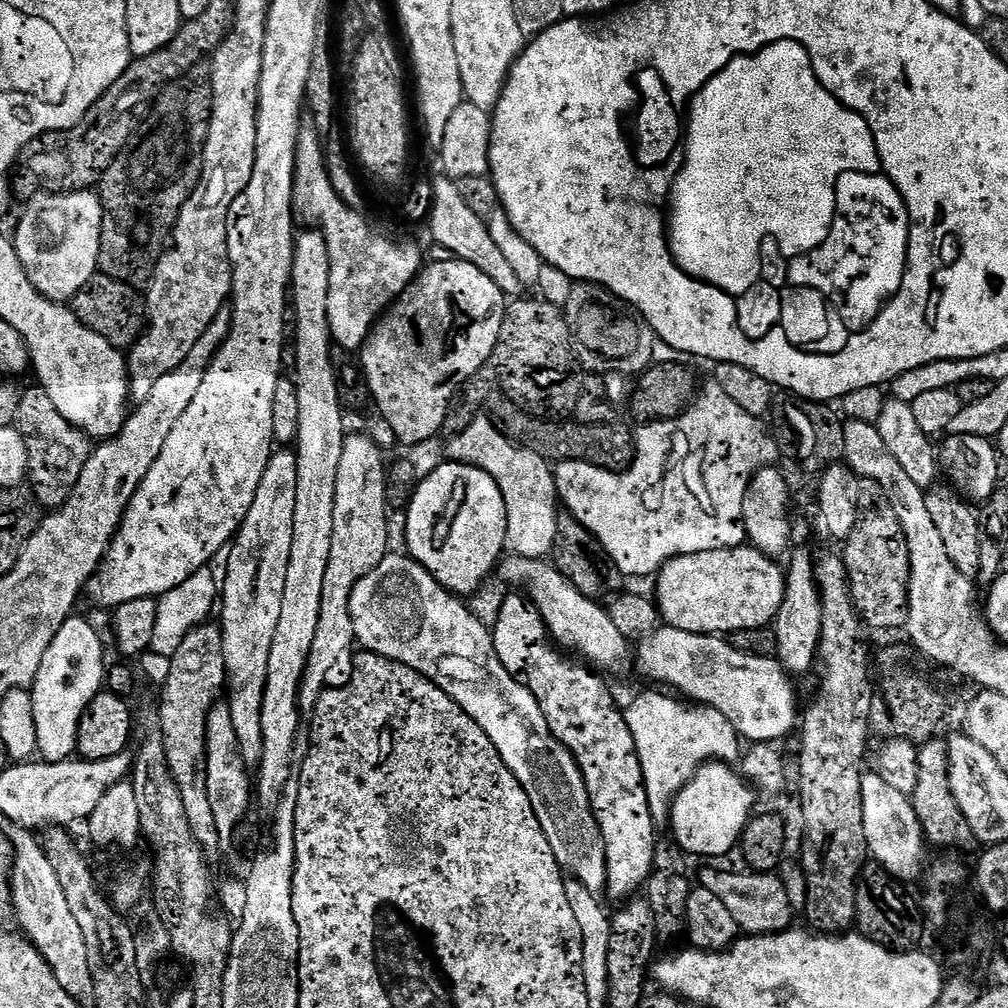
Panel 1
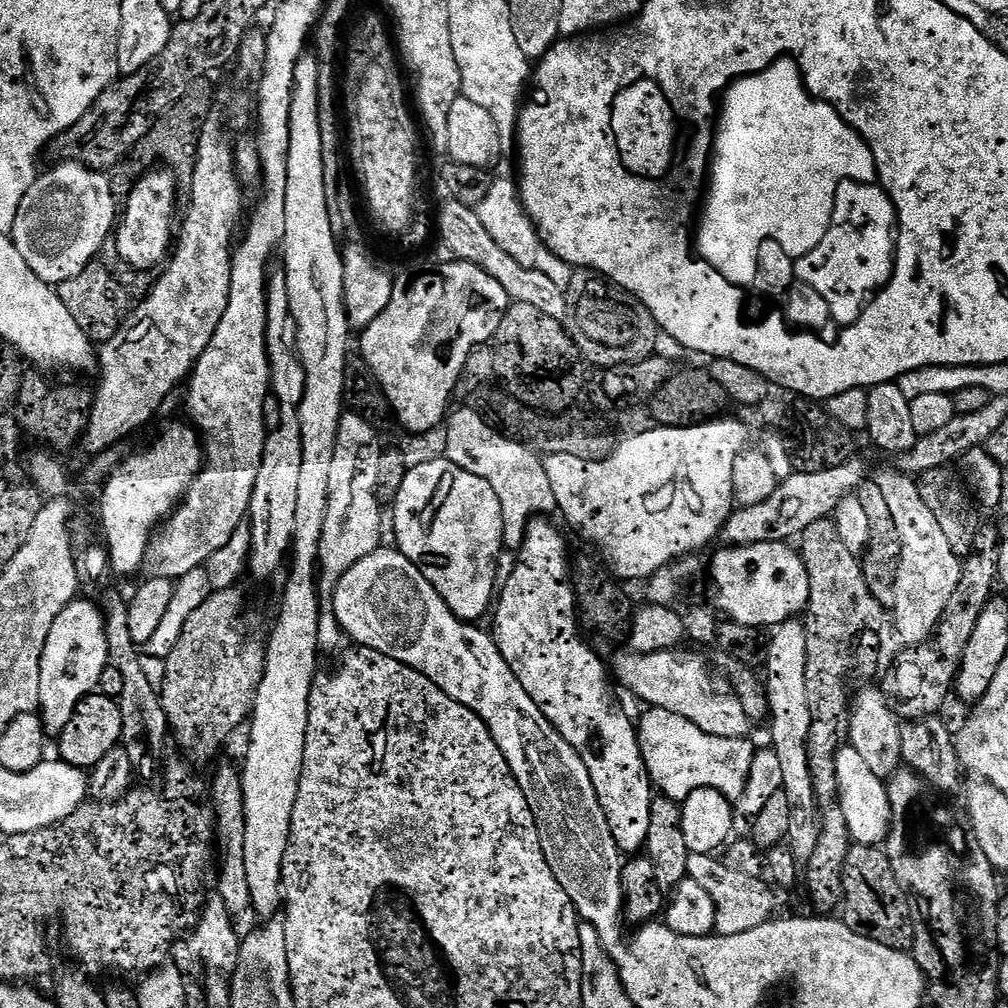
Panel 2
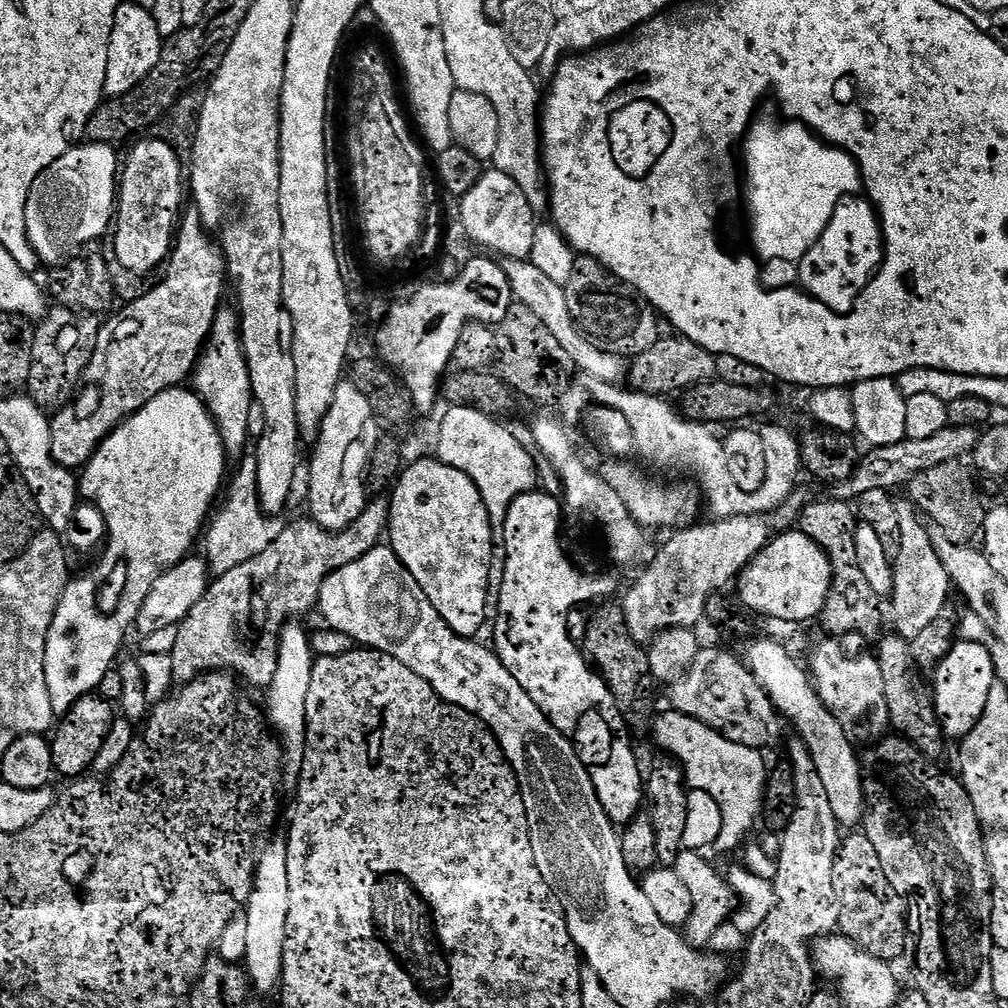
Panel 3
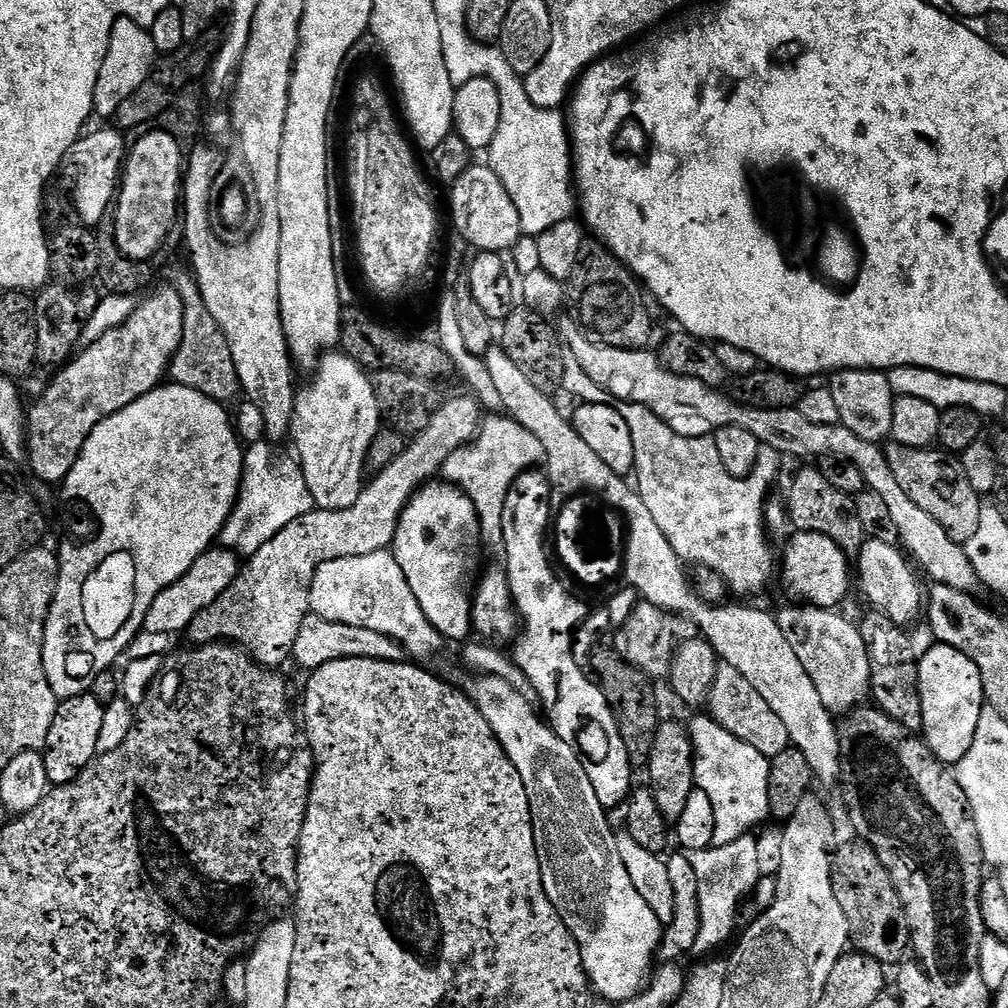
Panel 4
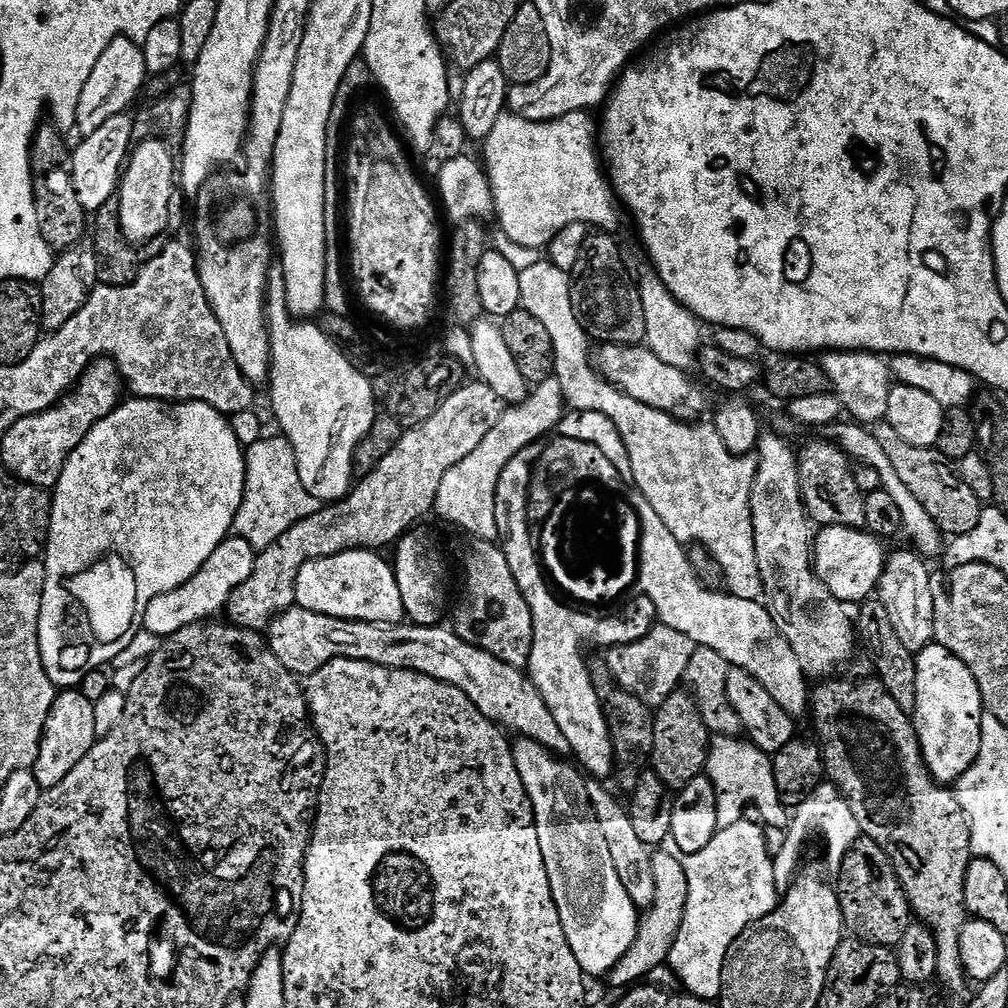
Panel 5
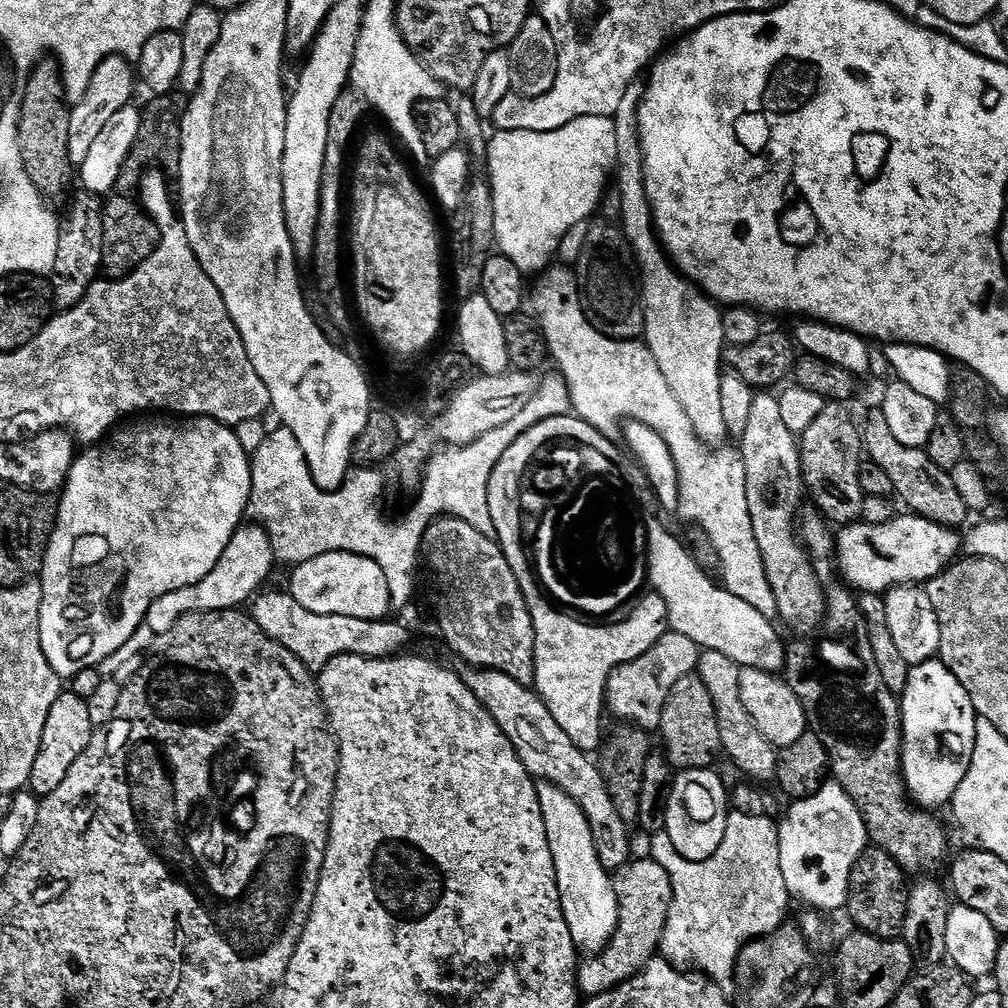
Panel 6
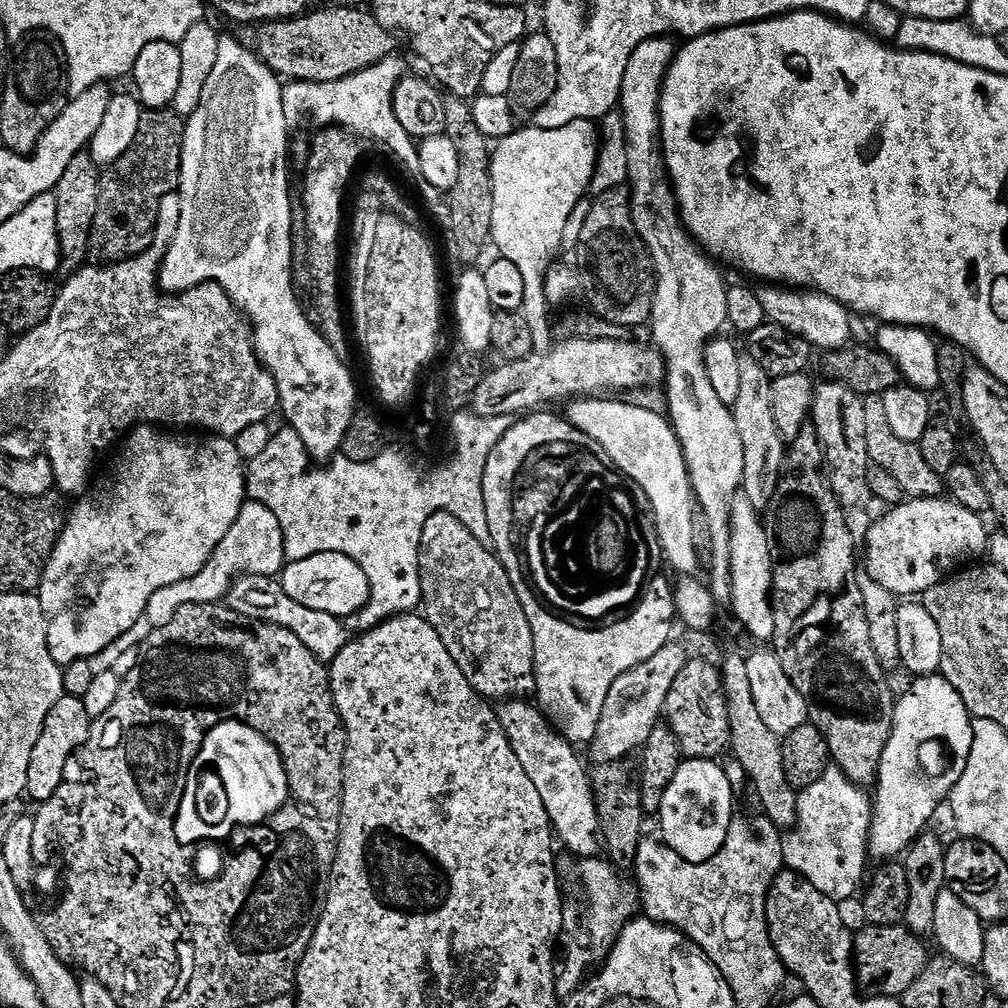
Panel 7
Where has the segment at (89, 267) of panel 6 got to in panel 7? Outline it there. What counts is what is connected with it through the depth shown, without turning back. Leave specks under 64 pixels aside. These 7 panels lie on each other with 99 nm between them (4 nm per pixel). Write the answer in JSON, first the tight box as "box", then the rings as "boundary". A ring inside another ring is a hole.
{"box":[54,151,101,277],"boundary":[[[91,151],[79,152],[66,166],[66,171],[54,189],[56,198],[56,233],[60,243],[60,272],[65,277],[72,276],[89,263],[88,247],[92,237],[92,224],[98,214],[100,197],[101,165],[92,161]]]}

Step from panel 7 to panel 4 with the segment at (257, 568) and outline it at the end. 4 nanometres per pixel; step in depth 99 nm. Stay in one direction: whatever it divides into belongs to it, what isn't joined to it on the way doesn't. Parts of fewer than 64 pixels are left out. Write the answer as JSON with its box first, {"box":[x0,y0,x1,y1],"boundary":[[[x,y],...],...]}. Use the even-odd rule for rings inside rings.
{"box":[143,546,241,634],"boundary":[[[223,546],[209,548],[201,554],[198,562],[194,562],[194,566],[190,566],[186,574],[182,574],[182,578],[178,578],[178,582],[174,582],[154,598],[144,619],[143,631],[154,634],[183,633],[192,625],[199,612],[206,610],[210,602],[214,602],[230,587],[241,567],[241,561],[235,552],[229,552]]]}

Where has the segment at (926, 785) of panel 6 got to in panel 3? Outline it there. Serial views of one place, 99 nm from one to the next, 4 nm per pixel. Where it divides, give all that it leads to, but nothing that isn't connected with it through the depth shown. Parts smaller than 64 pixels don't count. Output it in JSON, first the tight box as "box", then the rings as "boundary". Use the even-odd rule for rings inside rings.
{"box":[934,640,998,741],"boundary":[[[960,640],[955,643],[947,656],[939,657],[936,668],[936,692],[934,703],[936,717],[940,719],[940,728],[945,737],[963,741],[974,730],[986,710],[990,690],[998,683],[991,656],[984,645]]]}

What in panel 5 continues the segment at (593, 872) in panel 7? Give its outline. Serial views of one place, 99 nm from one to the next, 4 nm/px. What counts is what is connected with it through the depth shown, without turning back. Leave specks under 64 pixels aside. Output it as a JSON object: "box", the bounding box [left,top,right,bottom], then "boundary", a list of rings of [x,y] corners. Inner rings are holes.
{"box":[610,851,688,989],"boundary":[[[657,851],[652,858],[656,897],[652,900],[647,911],[643,913],[640,932],[636,935],[634,946],[621,958],[618,966],[610,973],[610,981],[612,980],[612,984],[616,988],[631,989],[648,978],[652,970],[663,965],[668,959],[672,943],[676,941],[680,923],[684,921],[684,907],[688,901],[688,879],[683,866],[680,865],[679,859],[675,855],[672,857],[668,852],[659,852]]]}

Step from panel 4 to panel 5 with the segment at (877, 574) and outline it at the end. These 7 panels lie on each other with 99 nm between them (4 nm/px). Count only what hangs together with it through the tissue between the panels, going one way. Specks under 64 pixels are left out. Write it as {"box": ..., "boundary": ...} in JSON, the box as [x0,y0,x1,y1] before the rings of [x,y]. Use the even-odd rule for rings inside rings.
{"box":[877,549,935,653],"boundary":[[[913,549],[898,550],[885,559],[883,574],[877,584],[877,599],[890,613],[890,622],[894,625],[895,634],[902,641],[902,646],[912,653],[921,652],[928,644],[935,641],[934,626],[934,598],[932,596],[931,569],[926,566],[927,561]]]}

